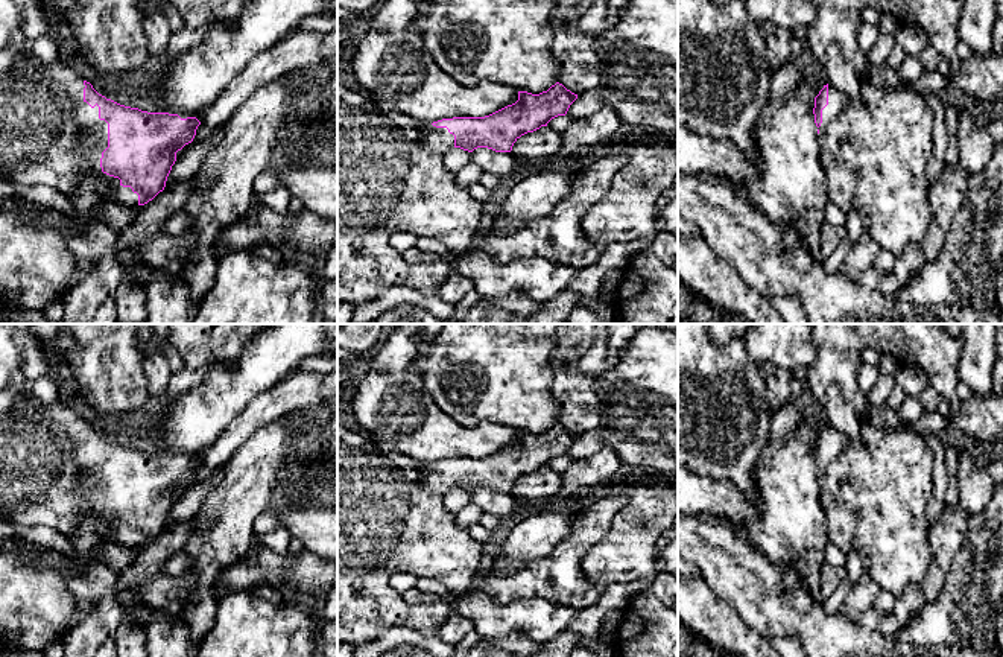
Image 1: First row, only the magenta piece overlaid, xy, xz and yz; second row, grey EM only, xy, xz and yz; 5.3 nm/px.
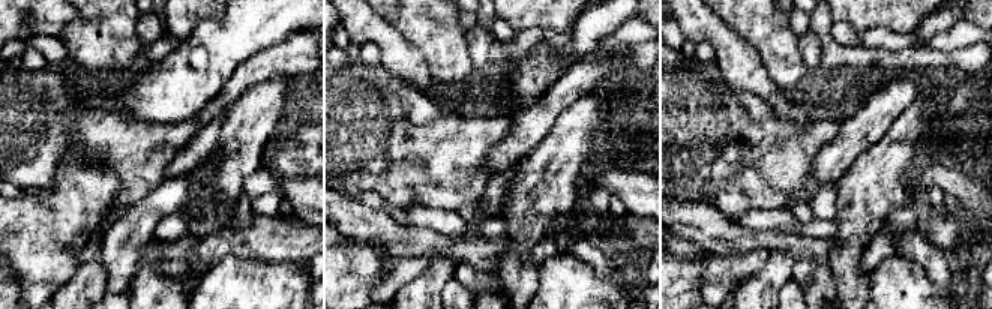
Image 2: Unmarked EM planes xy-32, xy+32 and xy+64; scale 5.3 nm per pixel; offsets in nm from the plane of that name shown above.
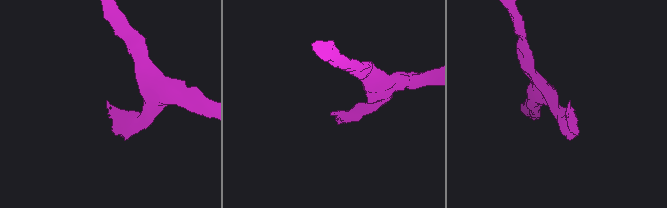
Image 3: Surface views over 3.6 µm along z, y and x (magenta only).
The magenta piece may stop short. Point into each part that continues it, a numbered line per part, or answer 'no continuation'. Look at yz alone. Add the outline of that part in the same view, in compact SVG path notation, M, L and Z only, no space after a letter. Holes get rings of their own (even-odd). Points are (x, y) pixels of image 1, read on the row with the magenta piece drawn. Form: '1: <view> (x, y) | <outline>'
1: yz (874, 148) | M868 78L860 81L856 97L828 85L828 105L822 110L818 129L830 202L845 214L856 210L877 246L895 257L909 243L921 243L932 221L925 170L933 143L933 116L924 96L909 87L874 87Z

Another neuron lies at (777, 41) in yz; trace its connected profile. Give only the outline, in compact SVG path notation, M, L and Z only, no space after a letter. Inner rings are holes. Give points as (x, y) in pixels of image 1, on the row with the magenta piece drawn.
M772 23L758 24L766 47L767 64L772 70L790 61L790 32Z

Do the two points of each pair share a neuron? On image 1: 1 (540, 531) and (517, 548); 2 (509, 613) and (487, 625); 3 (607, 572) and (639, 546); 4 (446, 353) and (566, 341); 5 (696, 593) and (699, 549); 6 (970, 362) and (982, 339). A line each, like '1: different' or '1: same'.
1: same
2: same
3: same
4: different
5: different
6: same

